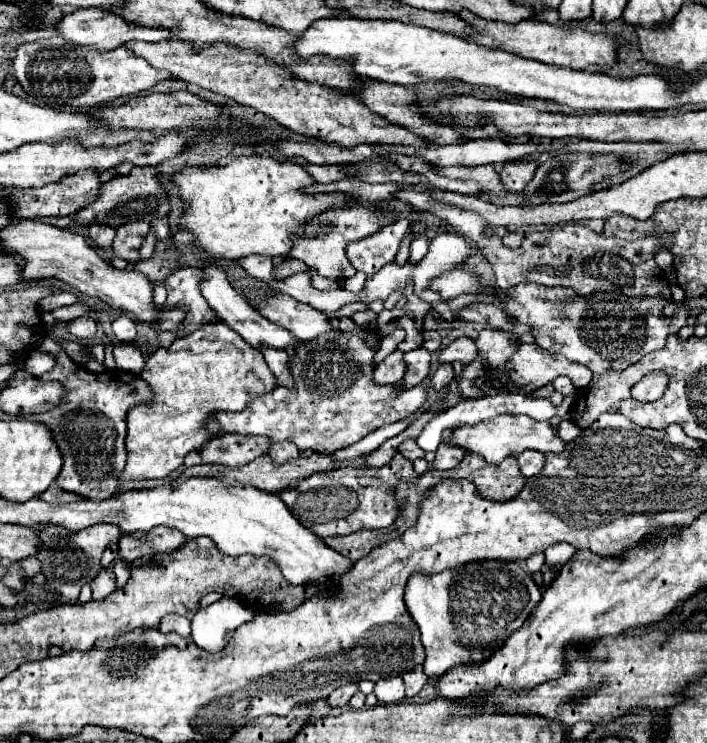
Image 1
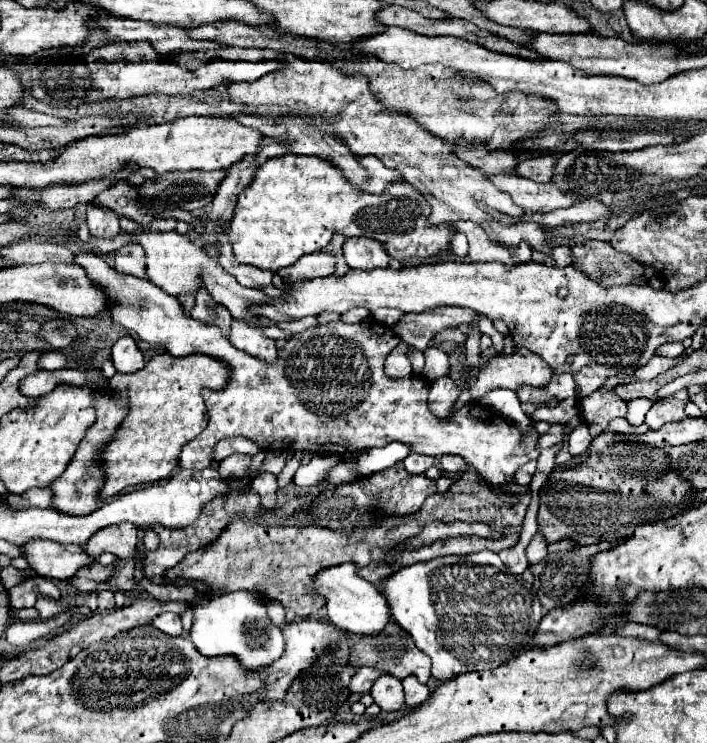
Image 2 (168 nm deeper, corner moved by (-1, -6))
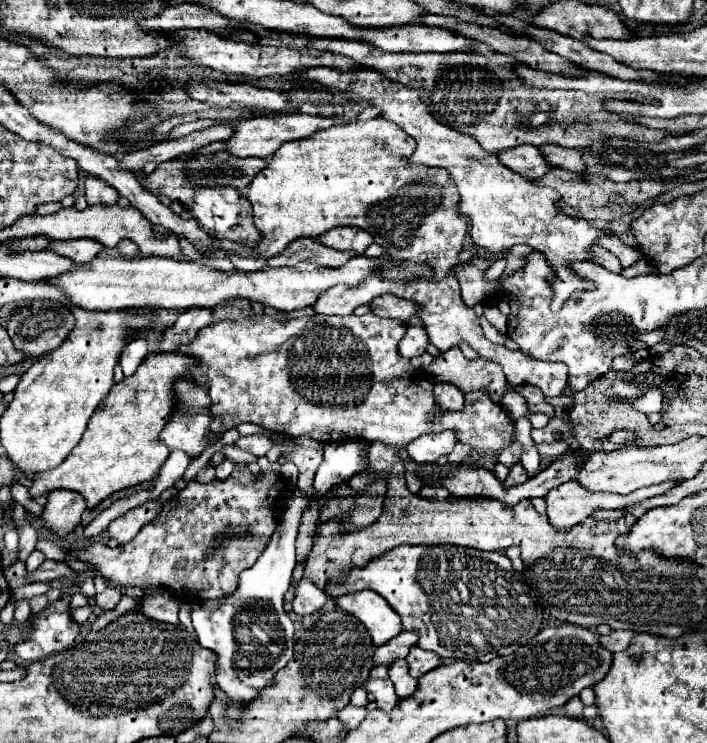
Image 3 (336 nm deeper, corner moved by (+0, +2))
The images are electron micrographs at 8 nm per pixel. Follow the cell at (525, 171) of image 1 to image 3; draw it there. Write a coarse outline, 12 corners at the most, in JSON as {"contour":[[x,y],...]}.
{"contour":[[546,144],[540,152],[556,168],[584,172],[582,150]]}

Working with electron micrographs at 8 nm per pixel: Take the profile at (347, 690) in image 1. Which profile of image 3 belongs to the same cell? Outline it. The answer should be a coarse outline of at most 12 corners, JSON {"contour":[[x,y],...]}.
{"contour":[[404,630],[376,648],[376,664],[406,658],[418,632]]}

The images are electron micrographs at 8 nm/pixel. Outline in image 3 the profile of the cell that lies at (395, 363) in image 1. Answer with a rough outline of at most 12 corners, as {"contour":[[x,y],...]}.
{"contour":[[410,324],[400,356],[416,358],[430,340],[422,324]]}

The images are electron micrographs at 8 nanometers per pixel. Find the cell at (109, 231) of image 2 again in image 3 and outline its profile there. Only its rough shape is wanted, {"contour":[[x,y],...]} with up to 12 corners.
{"contour":[[96,176],[86,178],[86,202],[114,204],[118,192]]}

